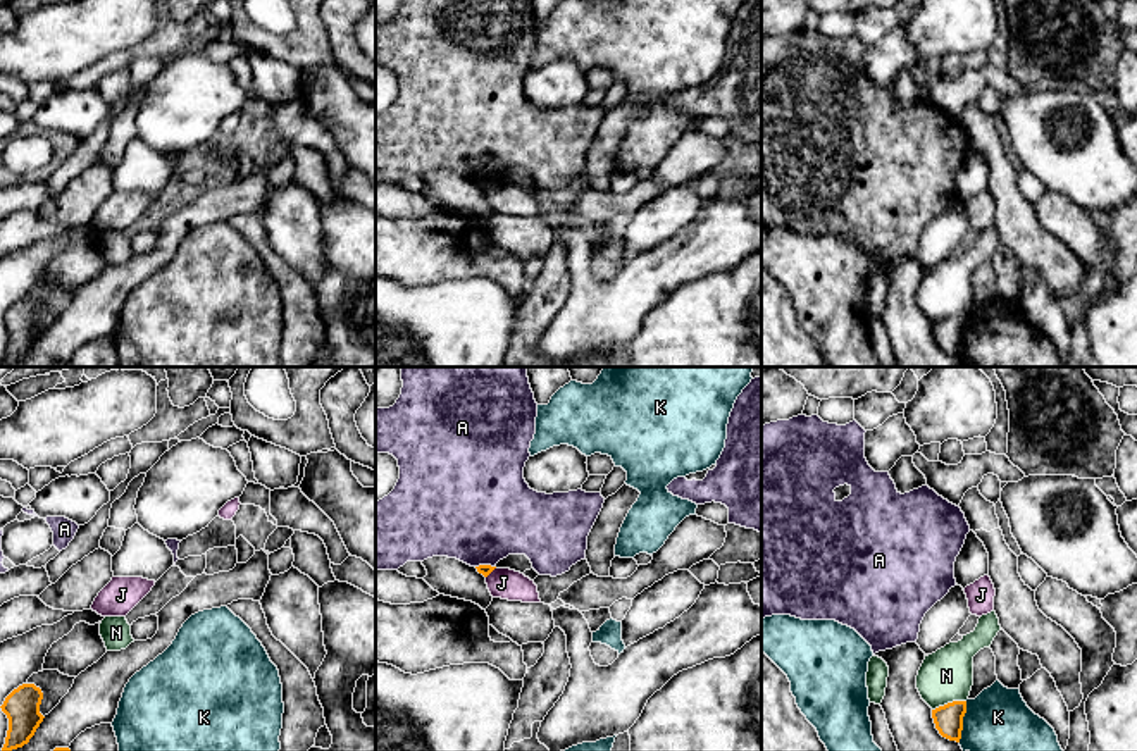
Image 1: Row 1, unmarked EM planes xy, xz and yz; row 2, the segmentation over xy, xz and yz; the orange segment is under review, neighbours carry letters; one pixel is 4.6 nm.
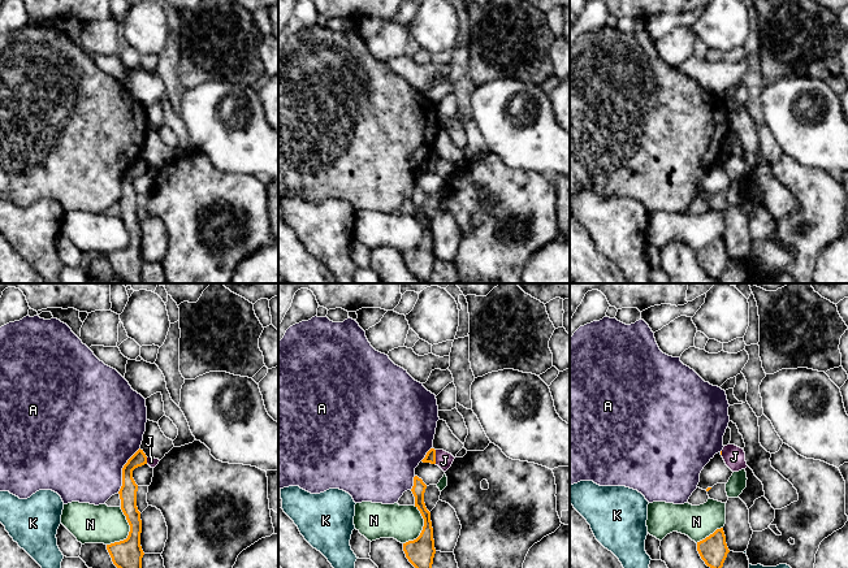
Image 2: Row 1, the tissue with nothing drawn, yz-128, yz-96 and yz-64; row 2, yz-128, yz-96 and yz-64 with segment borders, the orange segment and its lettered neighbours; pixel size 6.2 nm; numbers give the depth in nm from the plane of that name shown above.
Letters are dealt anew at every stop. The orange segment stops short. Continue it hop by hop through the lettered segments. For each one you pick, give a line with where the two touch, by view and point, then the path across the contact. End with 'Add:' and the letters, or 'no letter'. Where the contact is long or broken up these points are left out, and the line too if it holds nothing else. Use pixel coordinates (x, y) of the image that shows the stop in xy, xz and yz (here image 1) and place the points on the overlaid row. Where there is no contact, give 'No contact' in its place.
Add: no letter

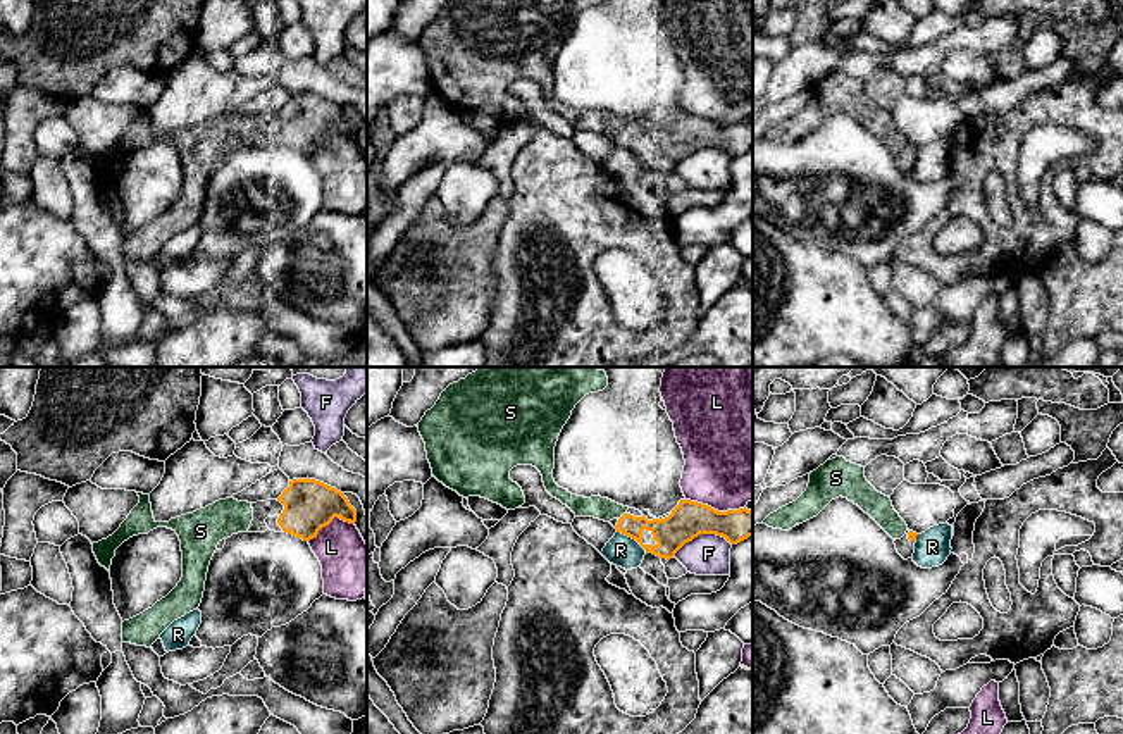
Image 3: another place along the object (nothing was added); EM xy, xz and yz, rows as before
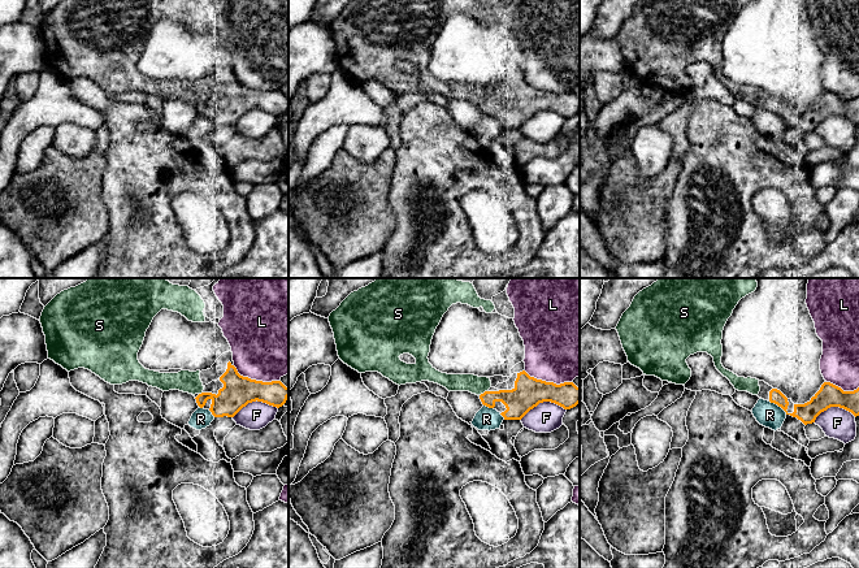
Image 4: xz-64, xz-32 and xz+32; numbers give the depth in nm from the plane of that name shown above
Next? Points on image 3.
S: Touches orange at xz (622, 516). Path across: xz (672, 533), (631, 524), (622, 516), (603, 509)
Add: S

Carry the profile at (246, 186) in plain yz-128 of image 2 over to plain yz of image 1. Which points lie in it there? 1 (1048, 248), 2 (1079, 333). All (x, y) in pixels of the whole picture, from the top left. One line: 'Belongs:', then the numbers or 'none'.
Belongs: 2

